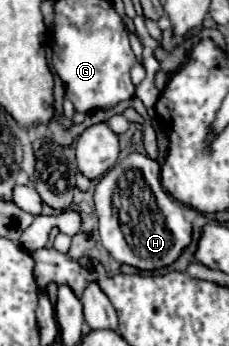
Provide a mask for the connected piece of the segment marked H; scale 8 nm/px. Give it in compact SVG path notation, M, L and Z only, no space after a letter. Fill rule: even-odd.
M131 152L125 160L103 174L95 186L95 208L99 216L99 236L105 250L119 264L137 270L155 272L171 266L193 240L193 224L185 218L183 204L171 198L161 186L159 162L141 152ZM137 194L143 194L143 202L147 202L147 216L137 216ZM155 206L161 214L155 214Z

